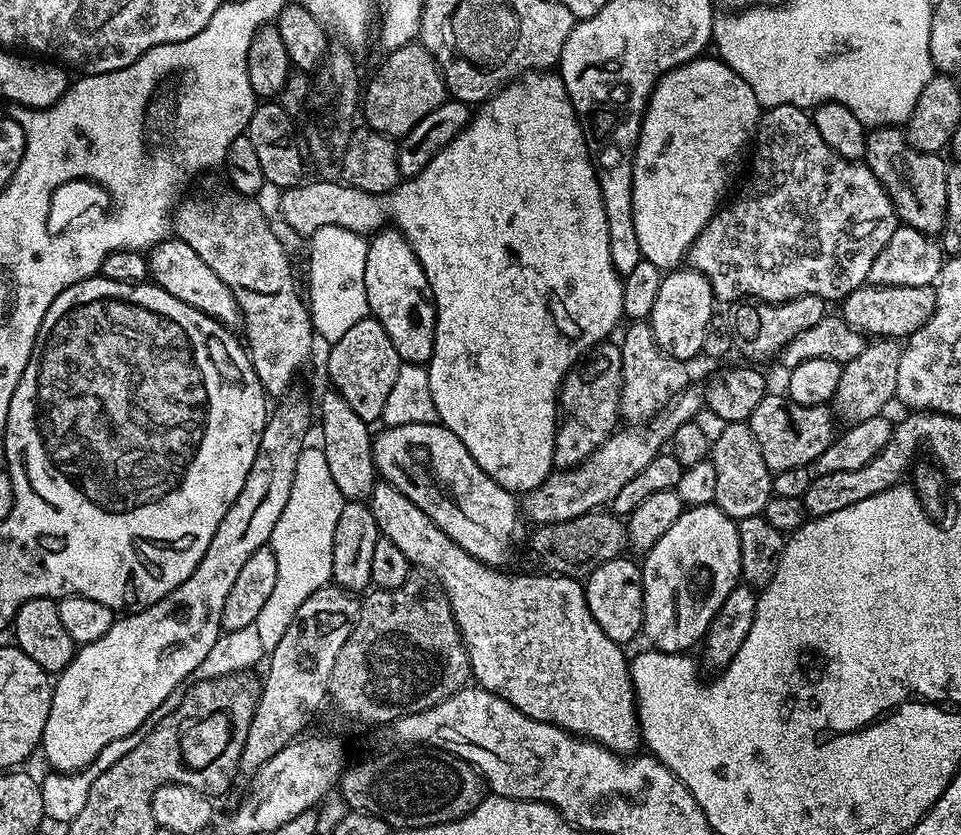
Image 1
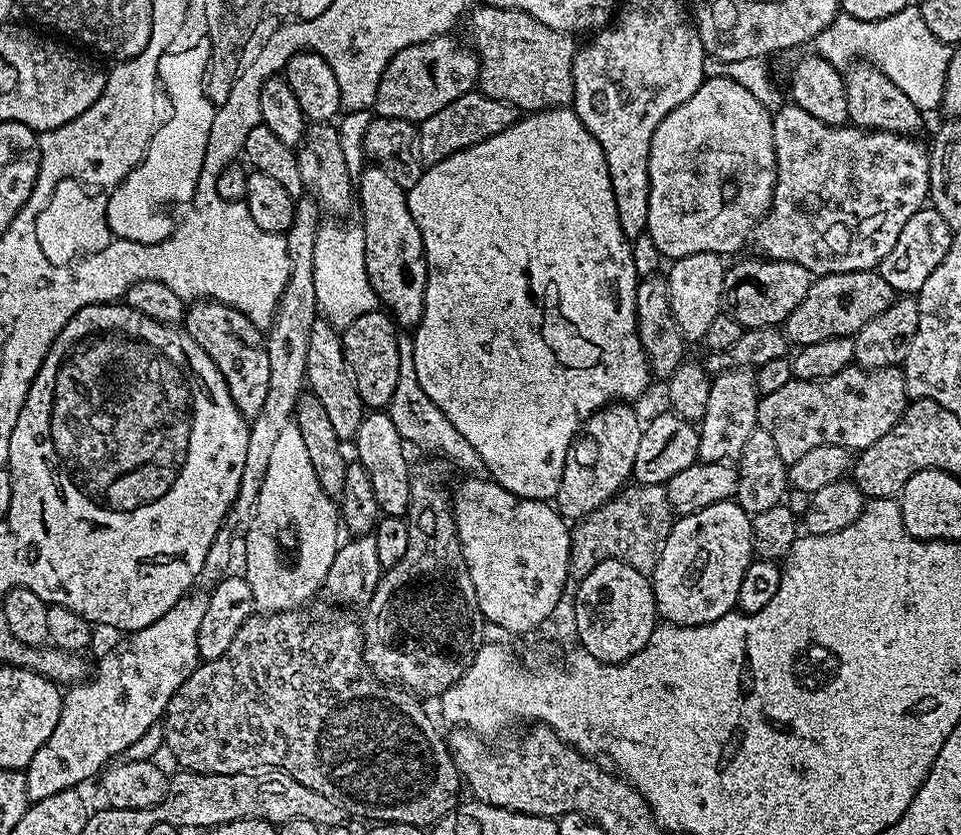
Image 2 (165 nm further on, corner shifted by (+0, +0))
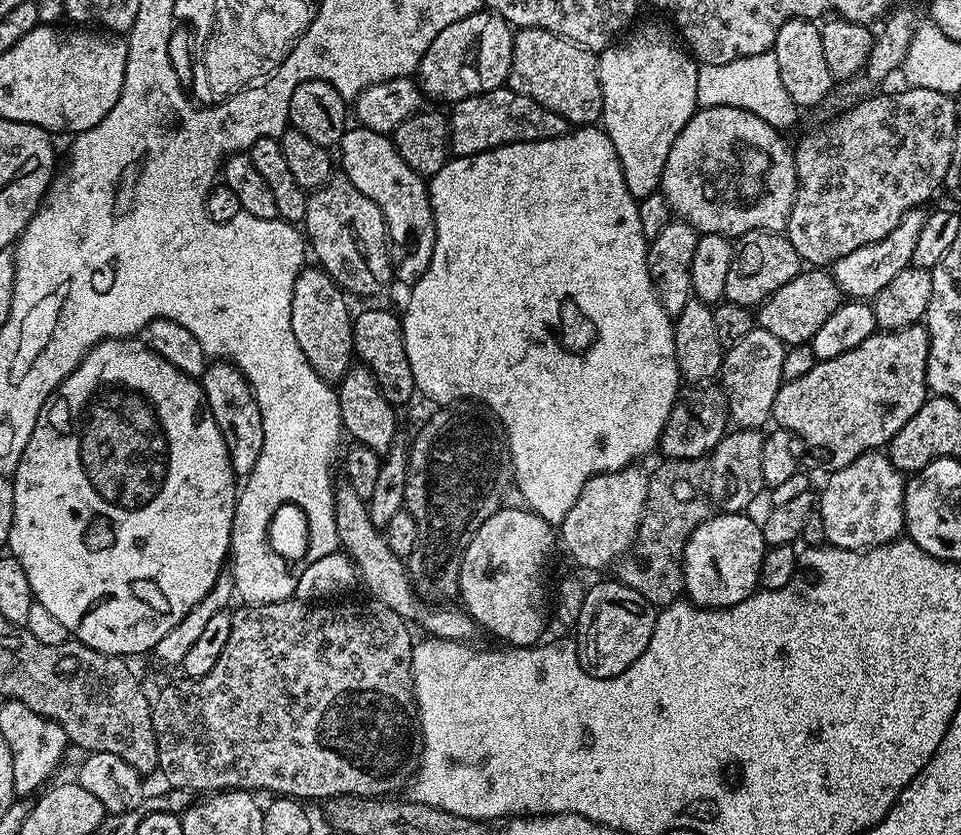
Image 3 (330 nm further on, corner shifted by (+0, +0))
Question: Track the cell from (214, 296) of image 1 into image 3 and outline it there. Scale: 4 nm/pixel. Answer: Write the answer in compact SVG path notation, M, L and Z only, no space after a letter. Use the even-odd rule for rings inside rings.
M212 362L204 369L202 377L204 397L208 399L208 409L214 414L214 422L222 430L222 438L226 442L226 450L230 454L230 466L237 477L251 477L254 466L260 464L262 458L262 442L266 434L262 430L262 414L260 402L254 398L252 388L244 373L234 364Z

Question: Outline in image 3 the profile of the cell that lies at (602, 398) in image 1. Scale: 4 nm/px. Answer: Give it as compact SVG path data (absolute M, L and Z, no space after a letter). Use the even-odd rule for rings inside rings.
M629 466L627 468L619 468L617 472L600 472L597 476L591 476L585 484L582 485L582 494L578 498L578 502L574 502L570 506L570 510L564 514L563 520L558 524L558 536L562 541L562 548L569 552L578 563L584 568L608 568L611 569L615 565L616 561L628 551L628 547L636 541L636 535L640 529L640 523L642 522L642 514L644 513L644 507L646 506L646 498L648 497L648 477L647 471L643 472L642 469L636 468L640 466Z

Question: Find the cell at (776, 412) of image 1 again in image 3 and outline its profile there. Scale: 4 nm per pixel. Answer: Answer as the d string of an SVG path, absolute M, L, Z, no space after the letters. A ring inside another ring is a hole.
M923 323L911 324L893 332L877 330L873 336L866 338L866 342L862 342L862 346L846 350L846 354L838 354L838 358L819 361L814 370L802 374L802 378L784 381L778 390L778 398L774 398L772 420L792 433L799 443L801 440L809 444L814 455L828 460L829 473L837 472L842 466L850 466L850 462L863 452L883 449L894 434L898 434L898 430L902 430L902 426L918 414L930 395L926 378L929 350L928 329Z

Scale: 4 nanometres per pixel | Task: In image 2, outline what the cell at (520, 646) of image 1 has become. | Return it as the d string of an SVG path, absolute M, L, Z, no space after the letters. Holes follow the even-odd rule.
M372 410L360 423L354 437L356 444L355 459L370 474L370 486L374 486L374 498L378 498L378 506L385 516L408 515L408 503L410 502L410 463L404 453L406 443L398 434L397 427L391 422L387 411Z

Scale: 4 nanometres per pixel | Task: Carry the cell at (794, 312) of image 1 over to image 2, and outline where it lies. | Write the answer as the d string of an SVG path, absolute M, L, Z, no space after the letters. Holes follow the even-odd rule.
M755 258L756 260L740 260L736 265L729 267L724 274L723 299L732 313L732 317L744 327L749 328L775 328L783 325L784 319L794 314L794 306L806 298L806 290L810 290L813 275L806 270L806 266L798 266L798 262L786 262L785 260L769 260L767 258Z

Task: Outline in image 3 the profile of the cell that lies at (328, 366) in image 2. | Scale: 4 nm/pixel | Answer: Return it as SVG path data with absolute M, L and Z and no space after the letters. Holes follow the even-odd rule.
M301 267L294 282L290 306L292 337L297 340L298 346L302 346L301 353L306 354L306 362L314 366L317 376L323 378L325 382L339 382L354 364L352 347L354 316L353 313L348 313L349 297L323 268L308 267Z

